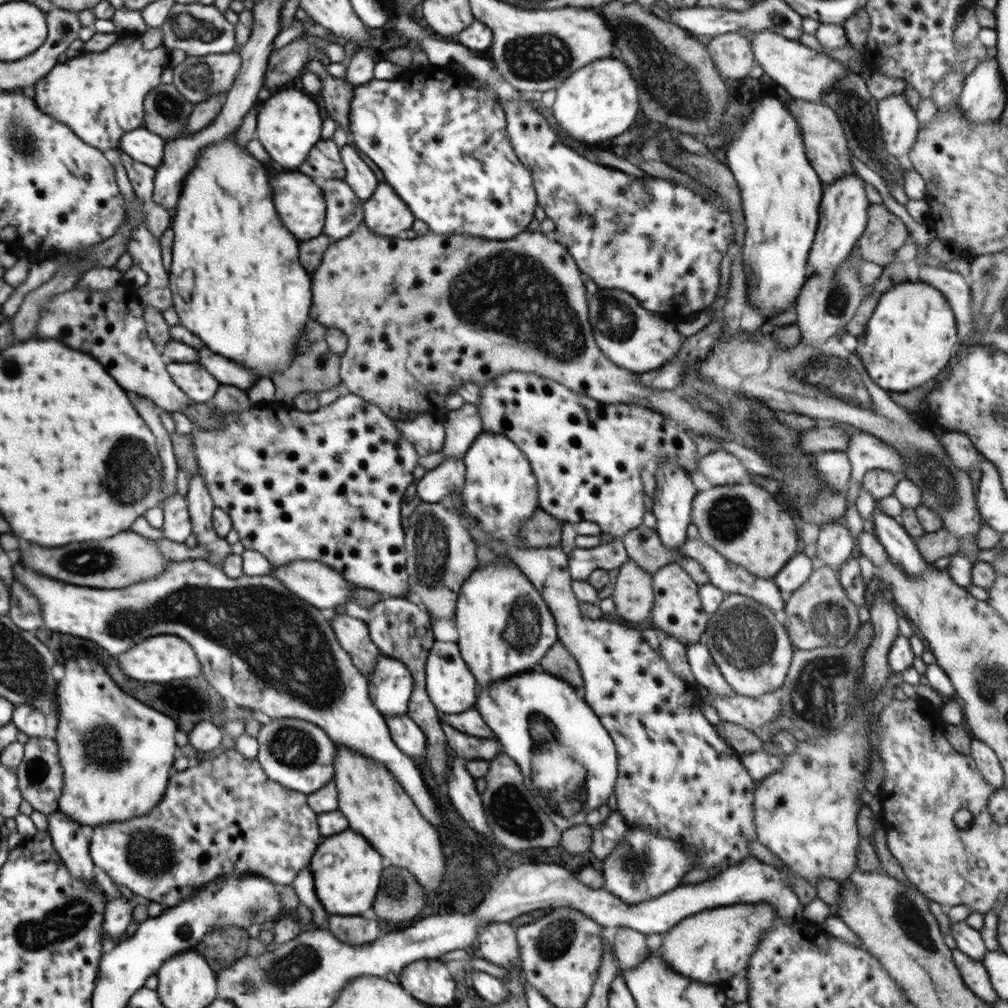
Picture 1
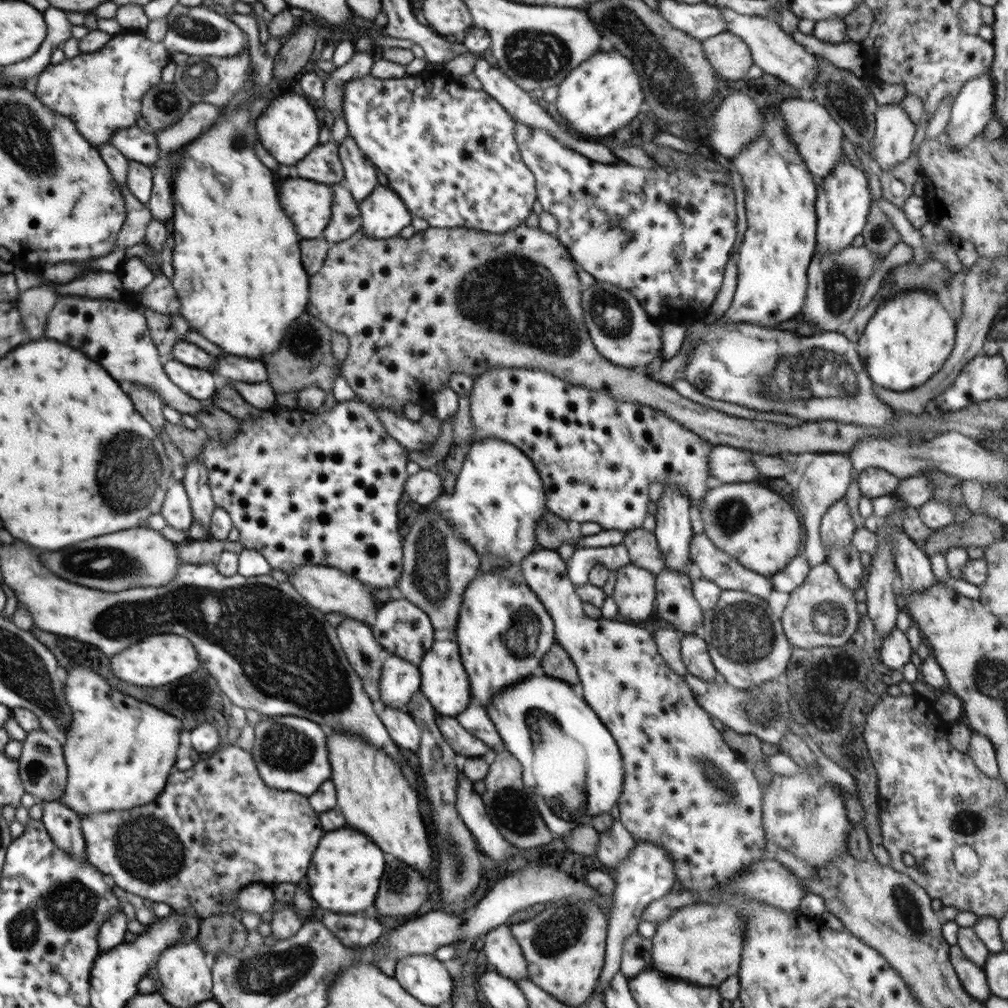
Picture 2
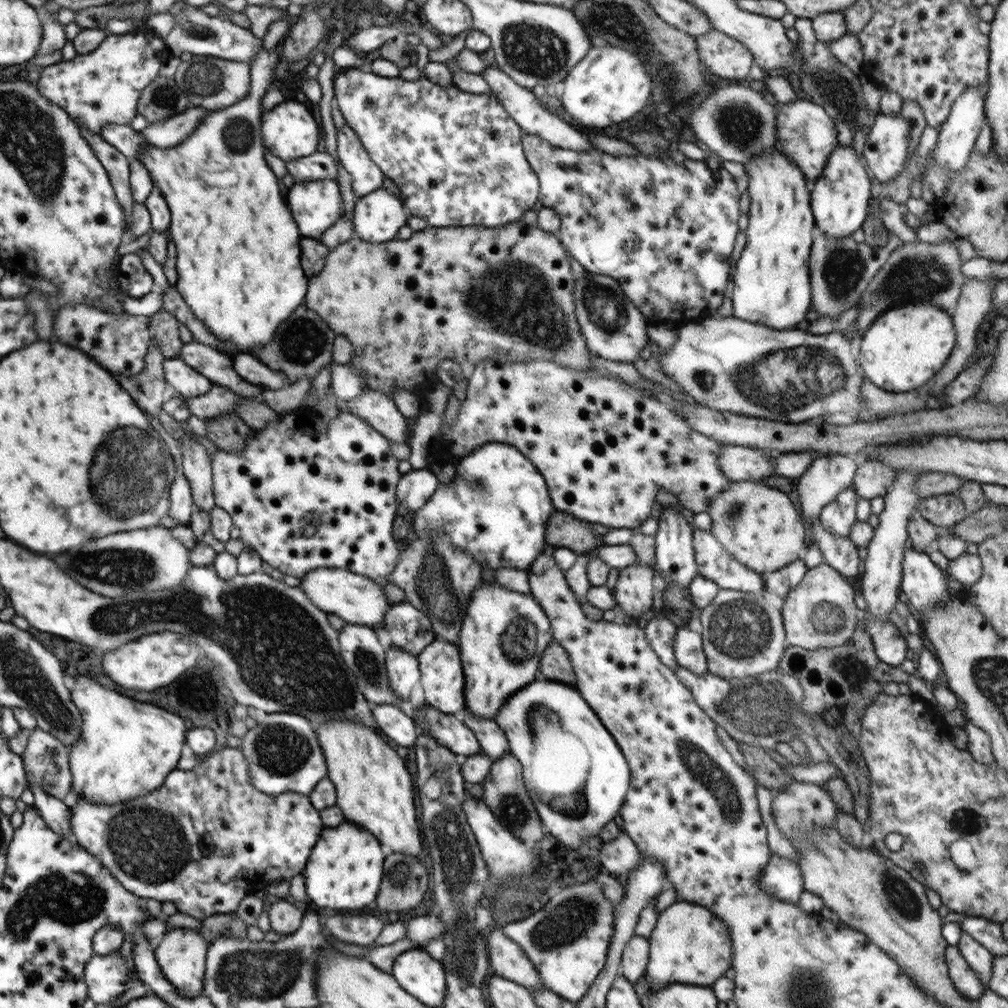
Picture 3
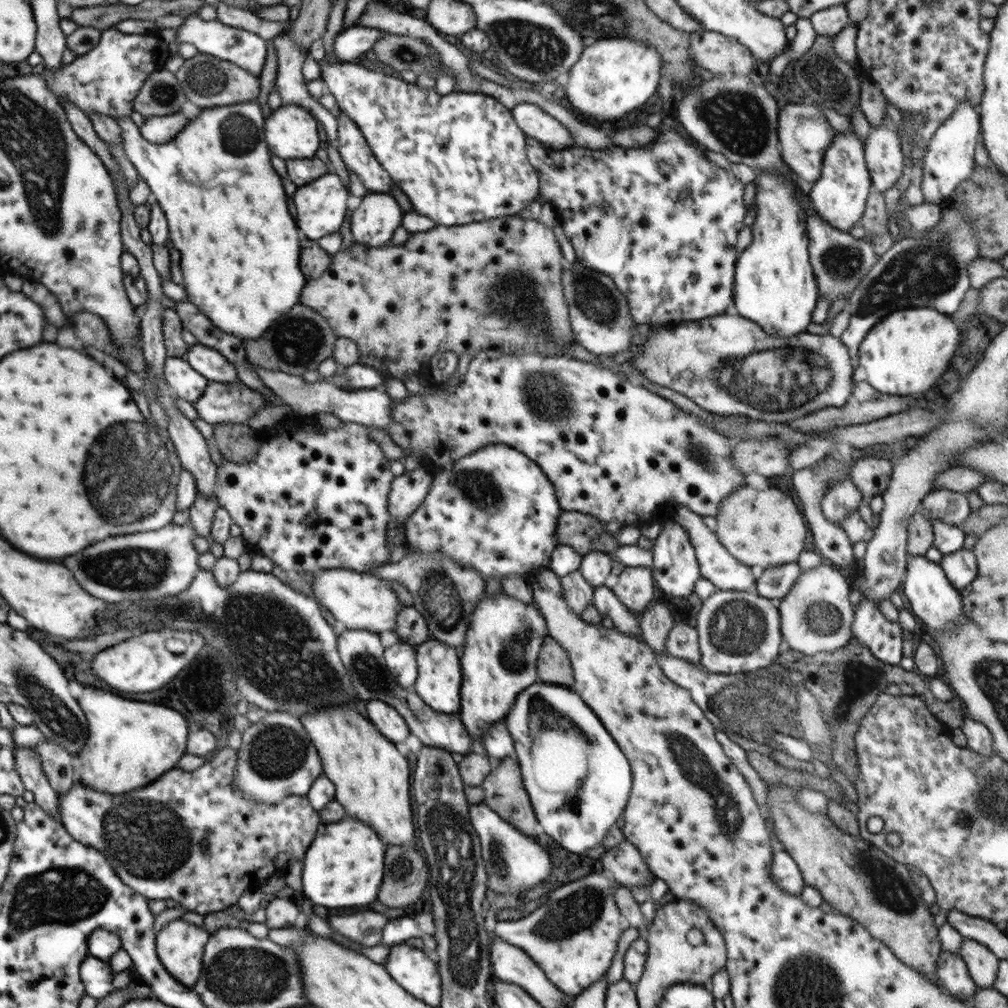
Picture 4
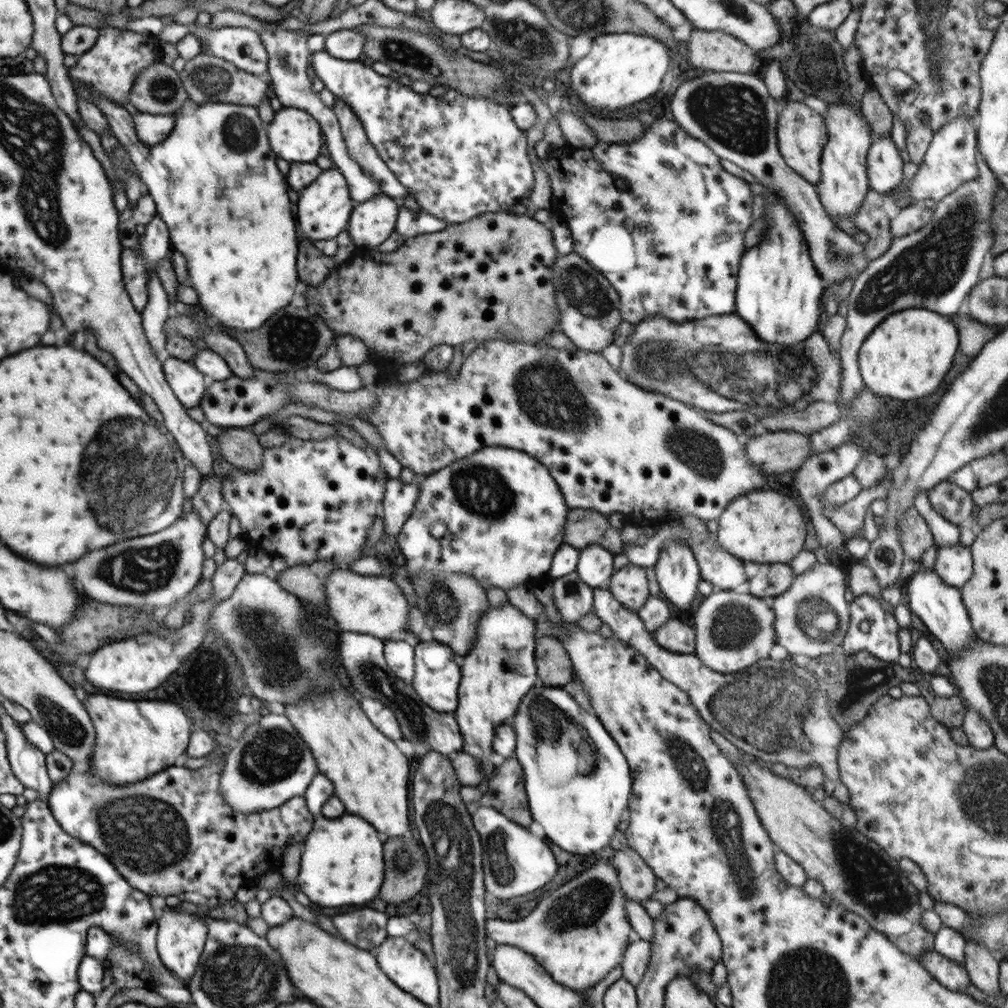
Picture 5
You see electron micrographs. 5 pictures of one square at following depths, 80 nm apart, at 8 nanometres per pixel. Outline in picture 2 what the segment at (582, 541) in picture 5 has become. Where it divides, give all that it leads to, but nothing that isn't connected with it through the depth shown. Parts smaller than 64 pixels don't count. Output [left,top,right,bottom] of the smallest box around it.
[535,511,579,549]

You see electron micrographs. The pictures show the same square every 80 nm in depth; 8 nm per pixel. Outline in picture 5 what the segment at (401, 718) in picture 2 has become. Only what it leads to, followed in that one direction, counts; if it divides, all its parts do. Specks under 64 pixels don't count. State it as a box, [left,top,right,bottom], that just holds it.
[357,695,403,741]

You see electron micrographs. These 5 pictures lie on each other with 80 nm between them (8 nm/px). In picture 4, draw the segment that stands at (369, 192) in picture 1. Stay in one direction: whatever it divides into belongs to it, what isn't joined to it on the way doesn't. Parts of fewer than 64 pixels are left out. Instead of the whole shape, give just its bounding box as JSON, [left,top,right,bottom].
[337,110,395,194]

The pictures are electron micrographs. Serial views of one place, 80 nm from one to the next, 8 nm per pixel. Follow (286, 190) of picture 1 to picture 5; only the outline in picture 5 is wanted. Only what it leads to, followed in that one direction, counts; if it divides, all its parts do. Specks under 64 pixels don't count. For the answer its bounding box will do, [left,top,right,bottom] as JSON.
[294,167,353,242]

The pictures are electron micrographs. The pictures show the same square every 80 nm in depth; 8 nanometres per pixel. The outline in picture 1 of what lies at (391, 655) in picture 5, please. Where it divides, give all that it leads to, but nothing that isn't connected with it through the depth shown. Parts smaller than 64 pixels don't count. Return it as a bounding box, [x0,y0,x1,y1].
[366,655,413,716]

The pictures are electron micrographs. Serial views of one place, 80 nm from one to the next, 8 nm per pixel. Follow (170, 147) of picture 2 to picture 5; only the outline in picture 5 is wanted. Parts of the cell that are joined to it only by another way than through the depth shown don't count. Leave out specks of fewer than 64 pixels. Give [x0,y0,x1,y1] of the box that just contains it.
[133,111,175,147]

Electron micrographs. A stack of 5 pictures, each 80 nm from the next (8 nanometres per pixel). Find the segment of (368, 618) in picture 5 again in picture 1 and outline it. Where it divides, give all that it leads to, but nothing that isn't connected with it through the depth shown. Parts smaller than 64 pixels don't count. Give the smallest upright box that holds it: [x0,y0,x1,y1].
[270,561,356,608]

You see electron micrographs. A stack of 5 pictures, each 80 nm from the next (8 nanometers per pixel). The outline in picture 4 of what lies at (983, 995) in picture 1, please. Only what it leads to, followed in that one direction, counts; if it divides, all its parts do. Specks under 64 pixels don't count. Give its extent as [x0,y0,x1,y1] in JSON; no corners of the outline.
[937,951,978,998]

